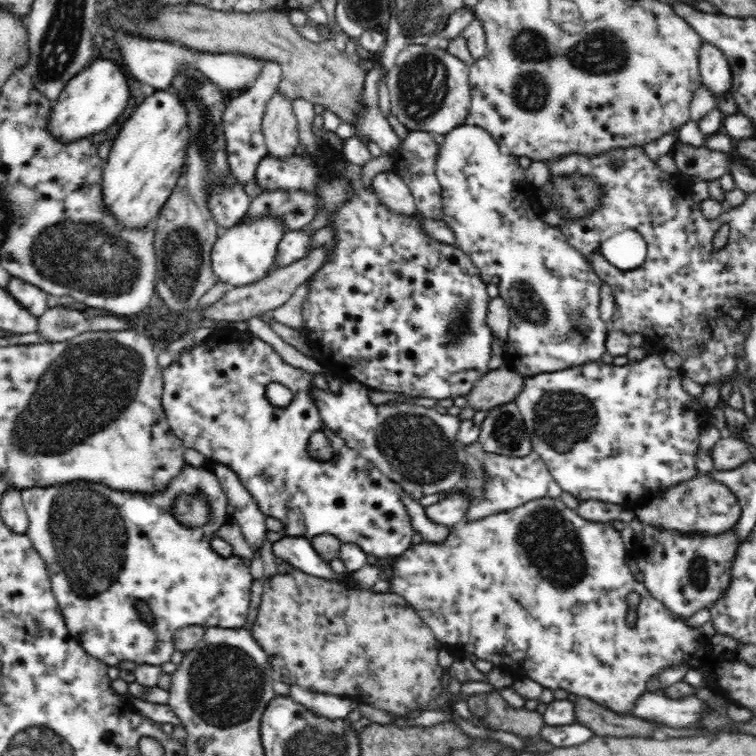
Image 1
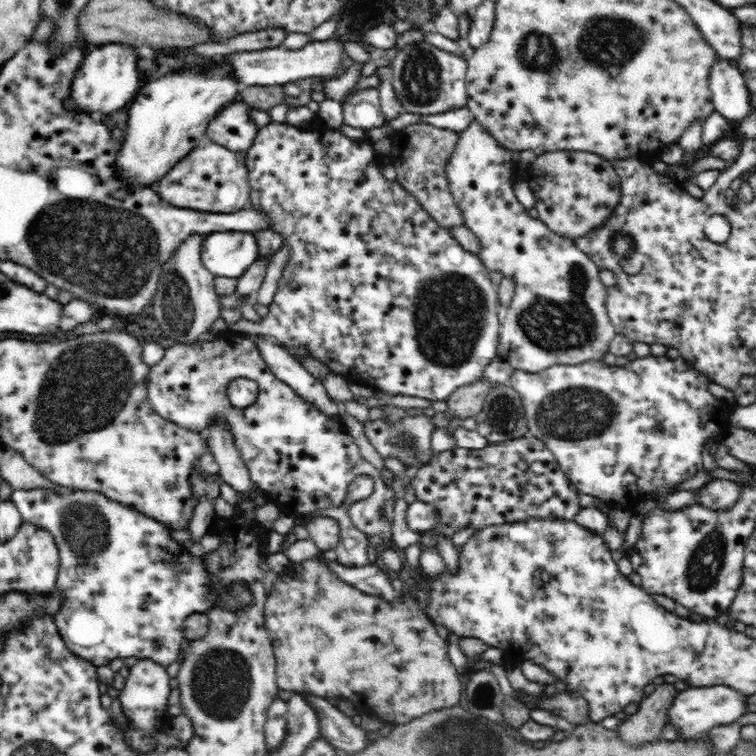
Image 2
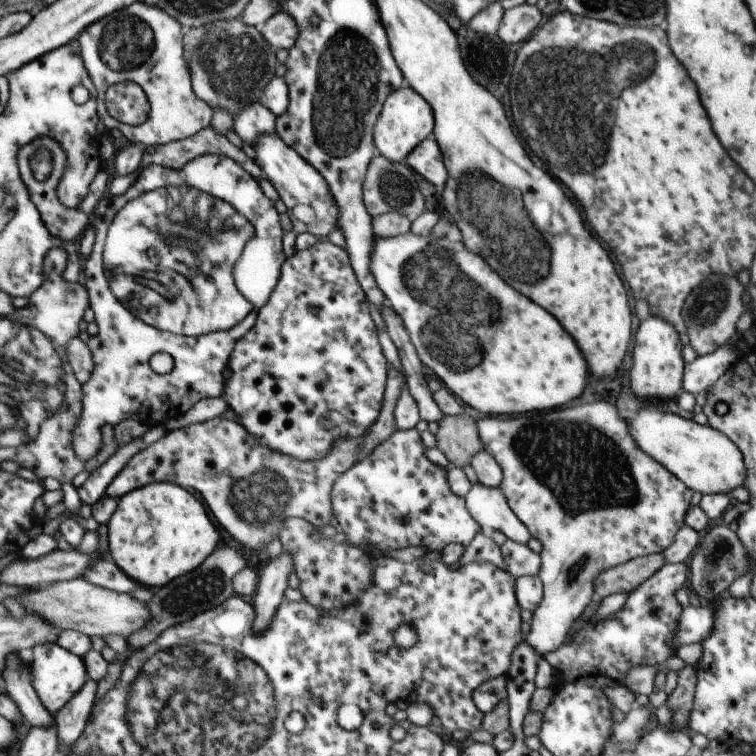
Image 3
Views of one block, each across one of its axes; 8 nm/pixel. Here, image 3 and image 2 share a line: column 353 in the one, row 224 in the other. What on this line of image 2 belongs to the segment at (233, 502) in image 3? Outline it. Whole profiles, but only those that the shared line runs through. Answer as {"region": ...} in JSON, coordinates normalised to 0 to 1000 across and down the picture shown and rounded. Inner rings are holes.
{"region":[[[563,163],[537,167],[528,173],[526,192],[530,200],[524,204],[520,214],[530,247],[550,262],[582,300],[591,303],[615,300],[611,280],[598,261],[590,230],[590,217],[606,190],[606,177],[607,173],[581,171]]]}

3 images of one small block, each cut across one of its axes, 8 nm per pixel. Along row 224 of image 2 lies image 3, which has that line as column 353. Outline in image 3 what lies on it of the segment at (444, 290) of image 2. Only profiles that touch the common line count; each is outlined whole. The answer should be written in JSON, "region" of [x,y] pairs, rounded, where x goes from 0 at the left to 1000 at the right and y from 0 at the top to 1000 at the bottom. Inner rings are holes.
{"region":[[[431,316],[421,317],[411,328],[392,332],[389,339],[380,341],[373,349],[370,369],[360,384],[357,396],[341,413],[339,429],[324,444],[320,444],[319,450],[315,450],[300,483],[302,491],[298,500],[295,526],[302,532],[304,541],[317,553],[316,561],[320,561],[336,579],[341,579],[347,585],[347,590],[354,590],[357,595],[373,598],[373,601],[394,606],[394,608],[423,608],[423,606],[434,603],[434,598],[437,598],[439,587],[444,582],[450,582],[450,579],[471,581],[483,577],[503,549],[512,493],[516,489],[505,467],[499,434],[489,413],[489,402],[474,374],[462,337],[455,328],[443,325]]]}

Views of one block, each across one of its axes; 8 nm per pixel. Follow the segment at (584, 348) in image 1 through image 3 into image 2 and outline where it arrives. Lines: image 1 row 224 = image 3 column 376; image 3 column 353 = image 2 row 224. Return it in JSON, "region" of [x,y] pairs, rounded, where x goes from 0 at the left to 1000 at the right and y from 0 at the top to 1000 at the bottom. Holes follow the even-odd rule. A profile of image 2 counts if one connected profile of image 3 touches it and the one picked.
{"region":[[[627,157],[627,160],[619,165],[619,169],[607,173],[606,190],[603,190],[598,206],[595,206],[593,217],[590,217],[590,230],[598,261],[606,276],[611,280],[615,300],[619,300],[622,306],[627,307],[635,317],[635,335],[632,336],[635,345],[640,348],[640,352],[647,360],[663,360],[667,366],[677,366],[677,369],[680,369],[681,388],[673,397],[669,418],[667,418],[664,430],[660,434],[657,471],[664,474],[667,479],[672,479],[680,488],[704,493],[718,491],[720,487],[725,487],[731,481],[762,483],[770,481],[770,479],[778,479],[778,476],[796,475],[796,471],[799,471],[802,466],[806,466],[807,451],[813,446],[816,439],[803,415],[803,380],[794,372],[794,366],[791,366],[791,351],[788,351],[776,336],[769,333],[757,316],[749,316],[746,312],[730,307],[730,304],[722,300],[713,290],[706,290],[700,286],[698,278],[688,270],[685,262],[680,258],[679,243],[685,235],[680,234],[680,212],[677,212],[676,200],[665,194],[630,157]]]}

